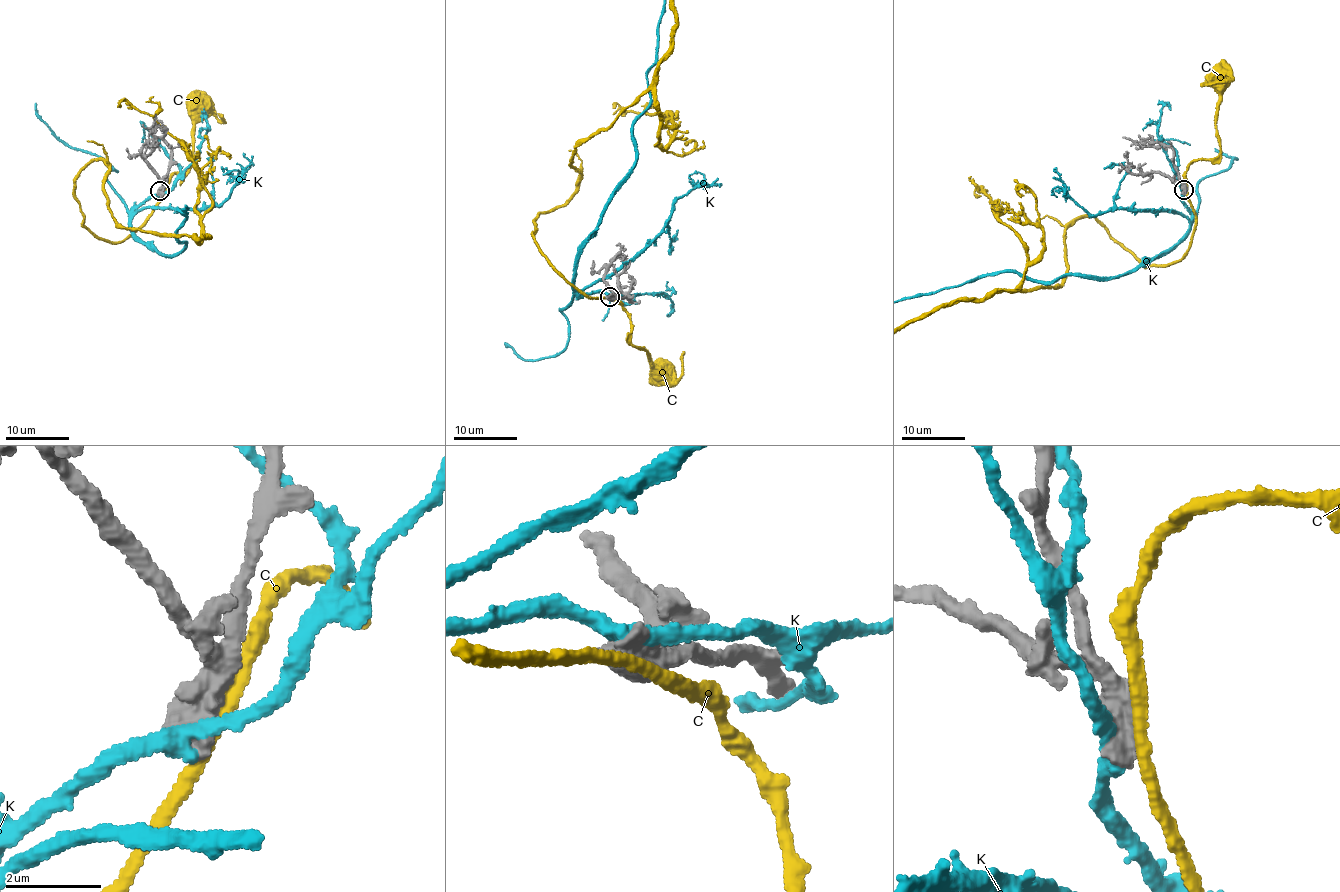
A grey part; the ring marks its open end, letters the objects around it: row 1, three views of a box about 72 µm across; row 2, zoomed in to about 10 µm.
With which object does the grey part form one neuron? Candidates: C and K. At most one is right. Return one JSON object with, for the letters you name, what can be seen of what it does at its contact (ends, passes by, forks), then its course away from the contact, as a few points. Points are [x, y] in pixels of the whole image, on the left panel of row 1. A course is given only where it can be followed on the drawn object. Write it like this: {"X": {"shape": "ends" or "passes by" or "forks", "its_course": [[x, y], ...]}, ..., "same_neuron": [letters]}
{"same_neuron": []}

